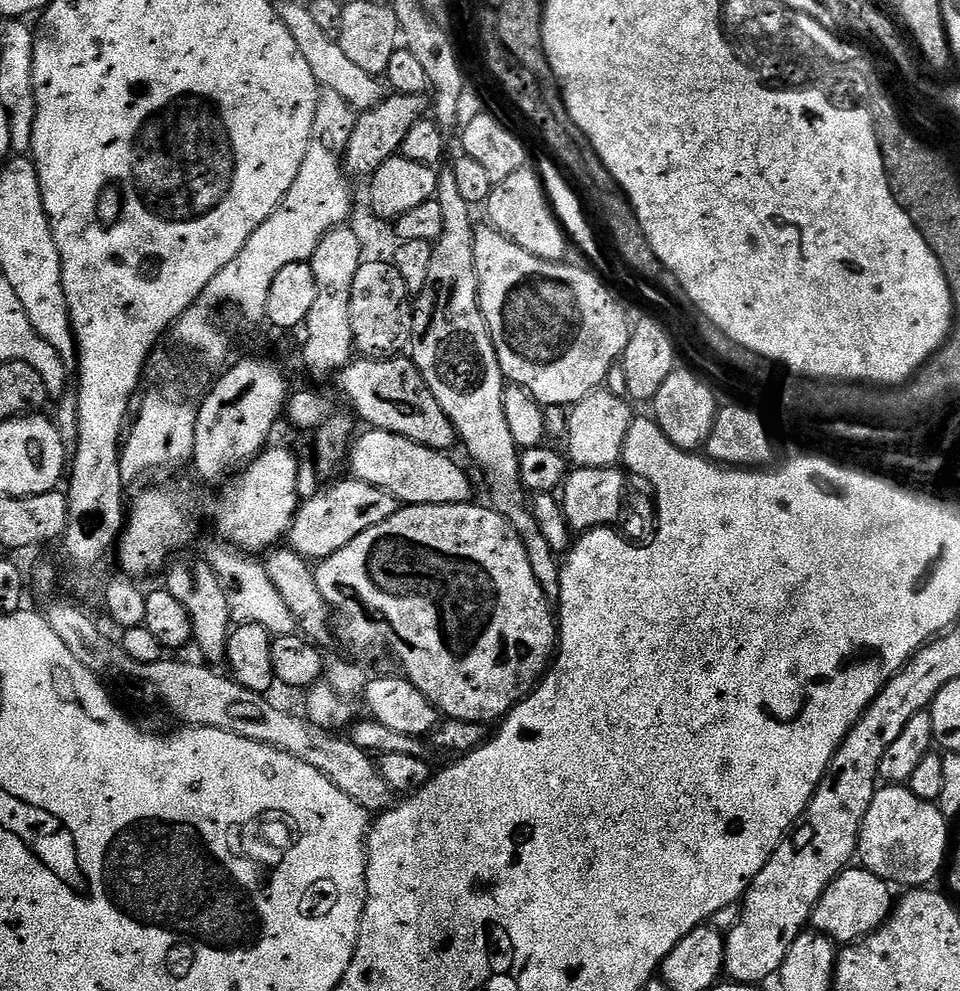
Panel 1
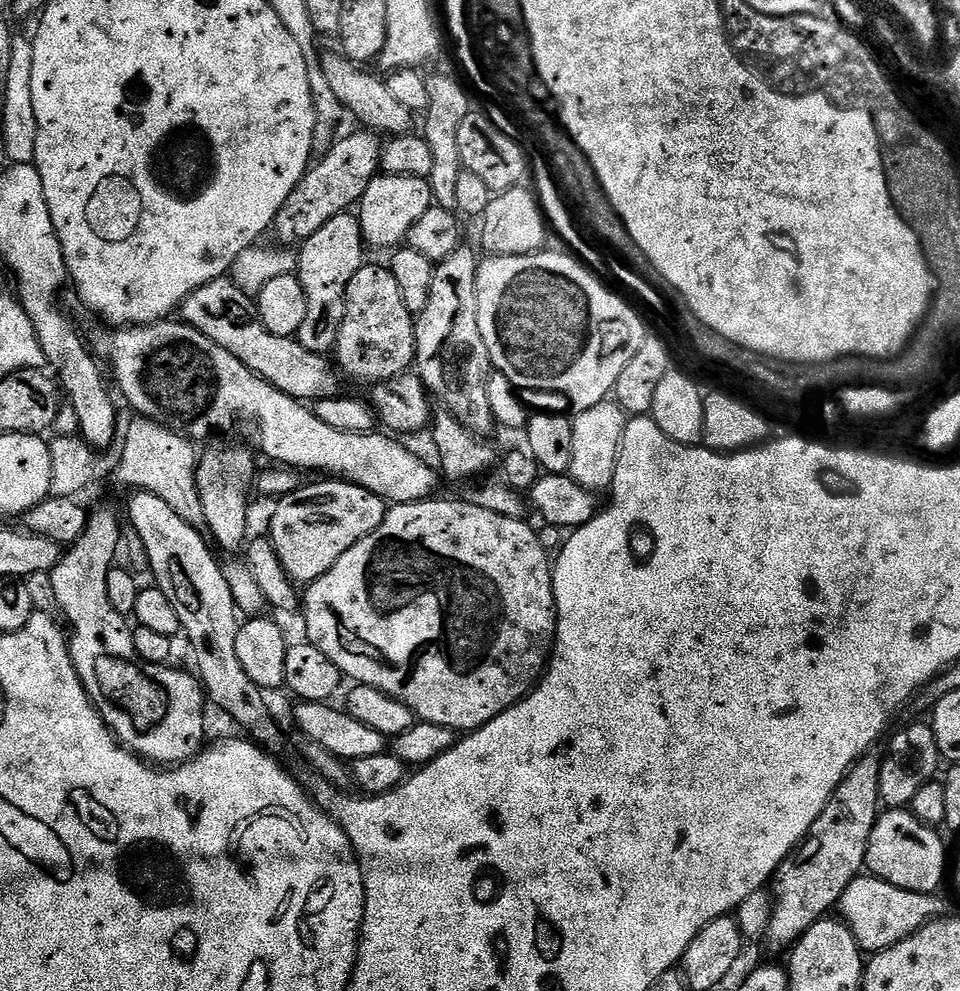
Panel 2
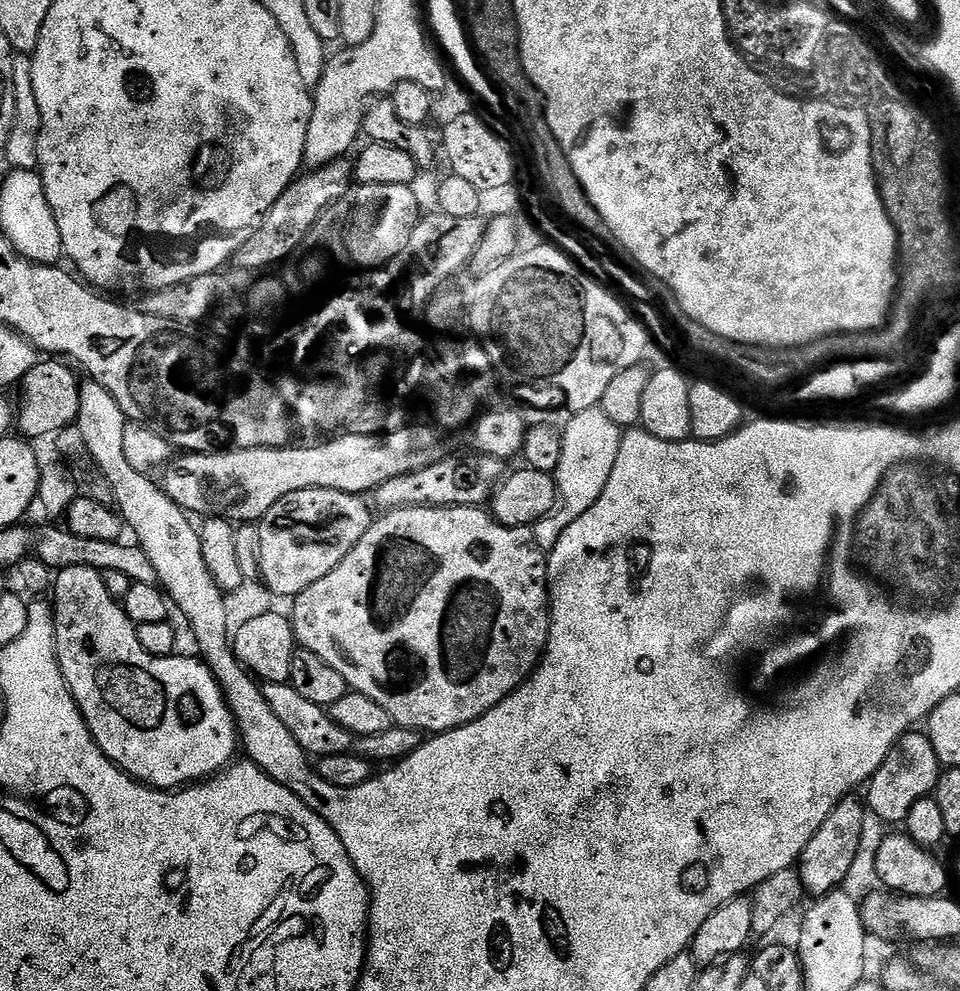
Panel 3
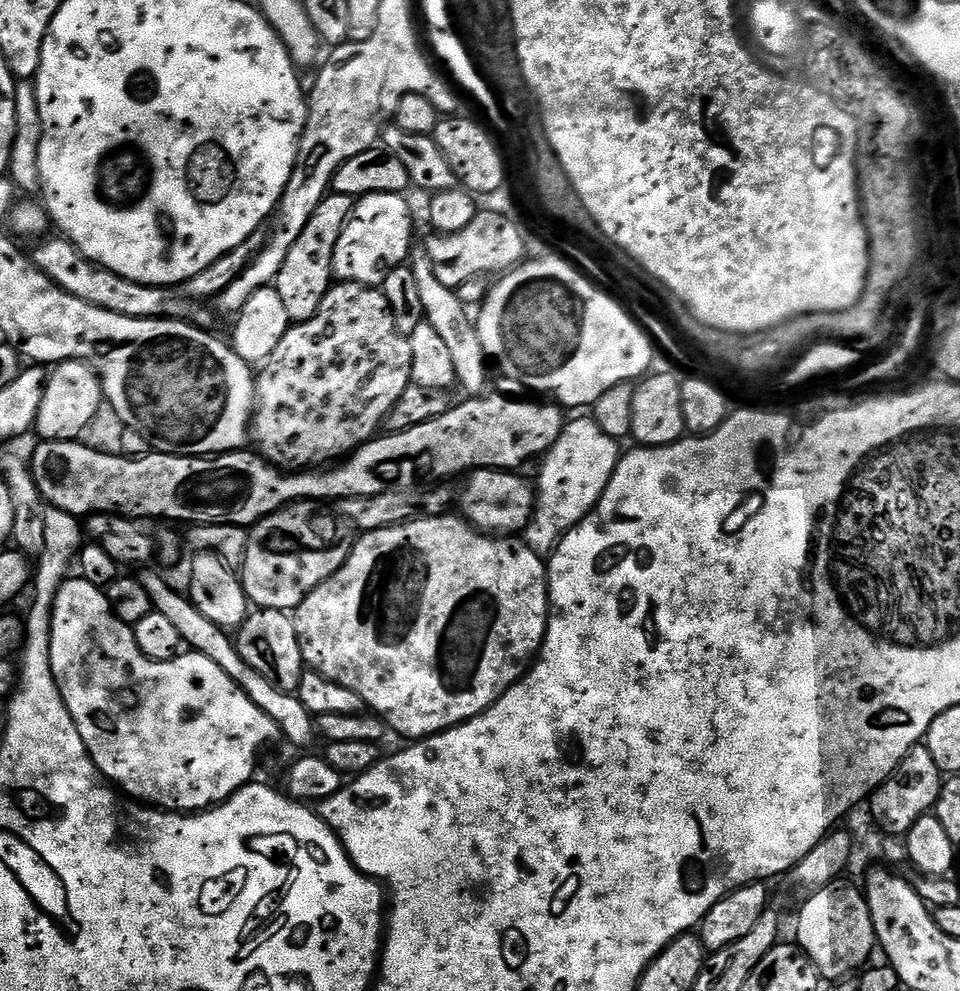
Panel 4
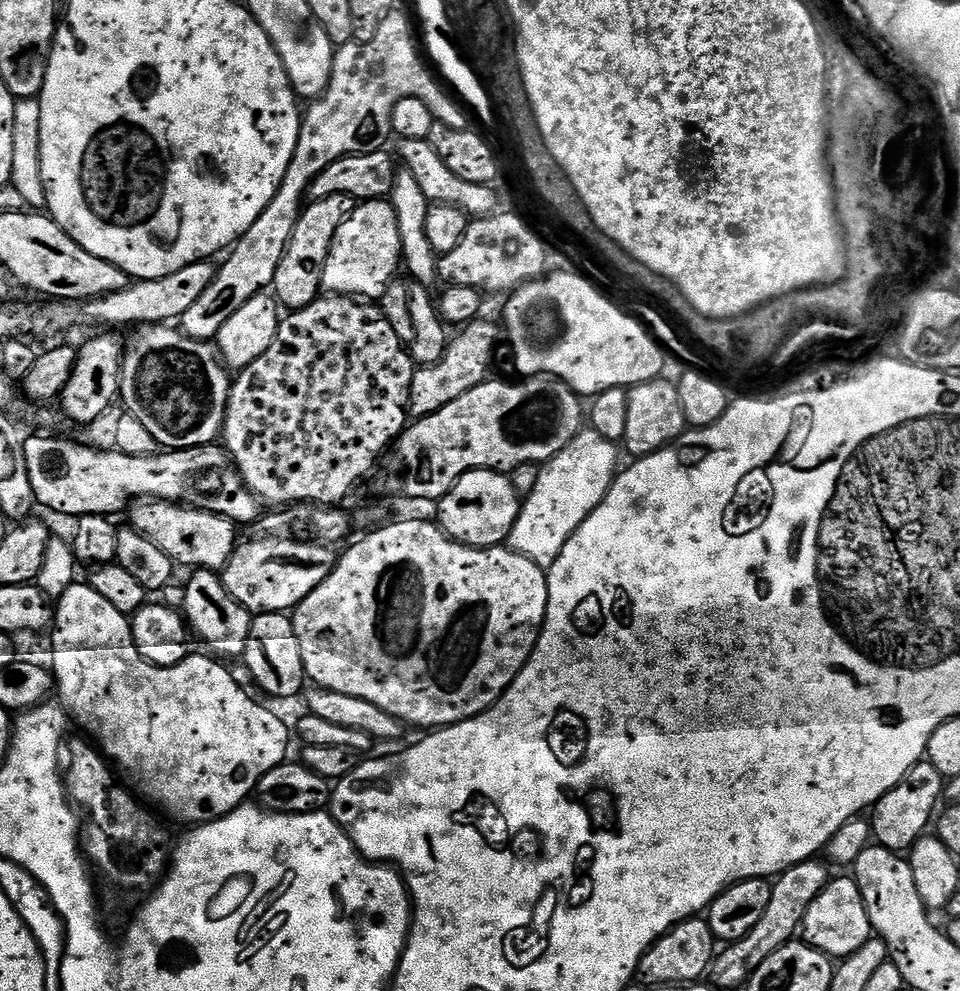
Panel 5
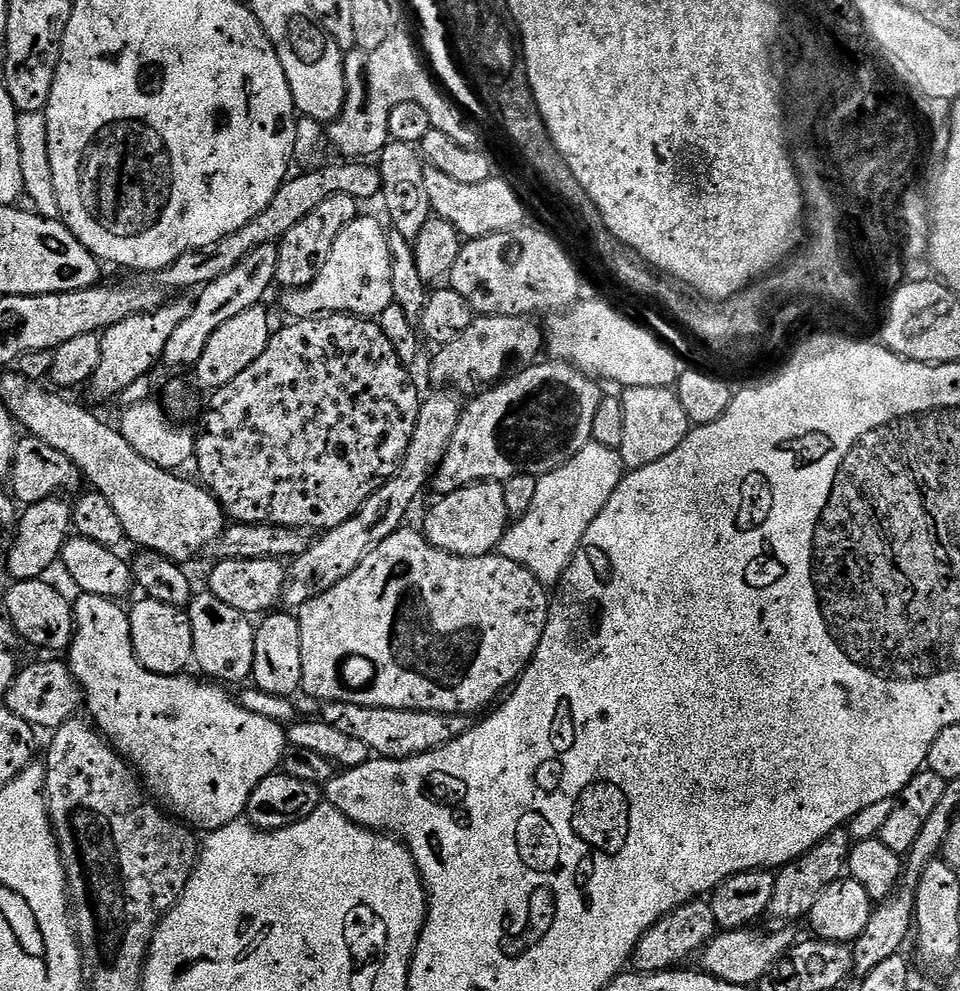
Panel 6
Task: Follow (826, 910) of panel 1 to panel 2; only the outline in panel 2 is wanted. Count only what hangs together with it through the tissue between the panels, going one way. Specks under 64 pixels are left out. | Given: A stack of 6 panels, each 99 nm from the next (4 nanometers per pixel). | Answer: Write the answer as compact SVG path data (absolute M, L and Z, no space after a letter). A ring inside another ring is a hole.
M861 874L852 879L838 905L839 919L852 931L861 953L864 954L886 950L905 940L907 936L912 936L929 920L944 915L944 900L940 894L902 890L871 874Z

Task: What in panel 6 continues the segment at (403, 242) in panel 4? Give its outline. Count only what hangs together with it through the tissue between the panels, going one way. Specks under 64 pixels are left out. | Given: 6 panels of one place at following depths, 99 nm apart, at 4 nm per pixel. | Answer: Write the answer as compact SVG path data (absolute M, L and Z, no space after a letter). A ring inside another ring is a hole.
M357 215L356 219L345 224L344 229L334 238L334 250L330 250L330 258L326 258L326 266L305 288L294 288L283 293L284 308L289 317L307 320L310 316L319 316L326 312L349 312L351 316L378 318L386 306L394 303L390 286L390 246L388 245L389 229L383 228L372 216Z

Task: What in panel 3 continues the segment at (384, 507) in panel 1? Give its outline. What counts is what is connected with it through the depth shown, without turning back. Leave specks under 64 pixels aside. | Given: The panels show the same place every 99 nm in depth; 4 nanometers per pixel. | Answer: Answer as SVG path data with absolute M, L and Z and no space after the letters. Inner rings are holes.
M294 490L294 494L286 494L286 498L272 507L266 513L264 519L259 521L258 531L255 533L256 551L259 552L260 577L265 587L269 589L273 597L288 596L294 598L302 590L314 586L318 578L326 578L334 566L358 546L362 534L371 526L374 512L366 503L363 495L354 492L342 492L336 490Z

